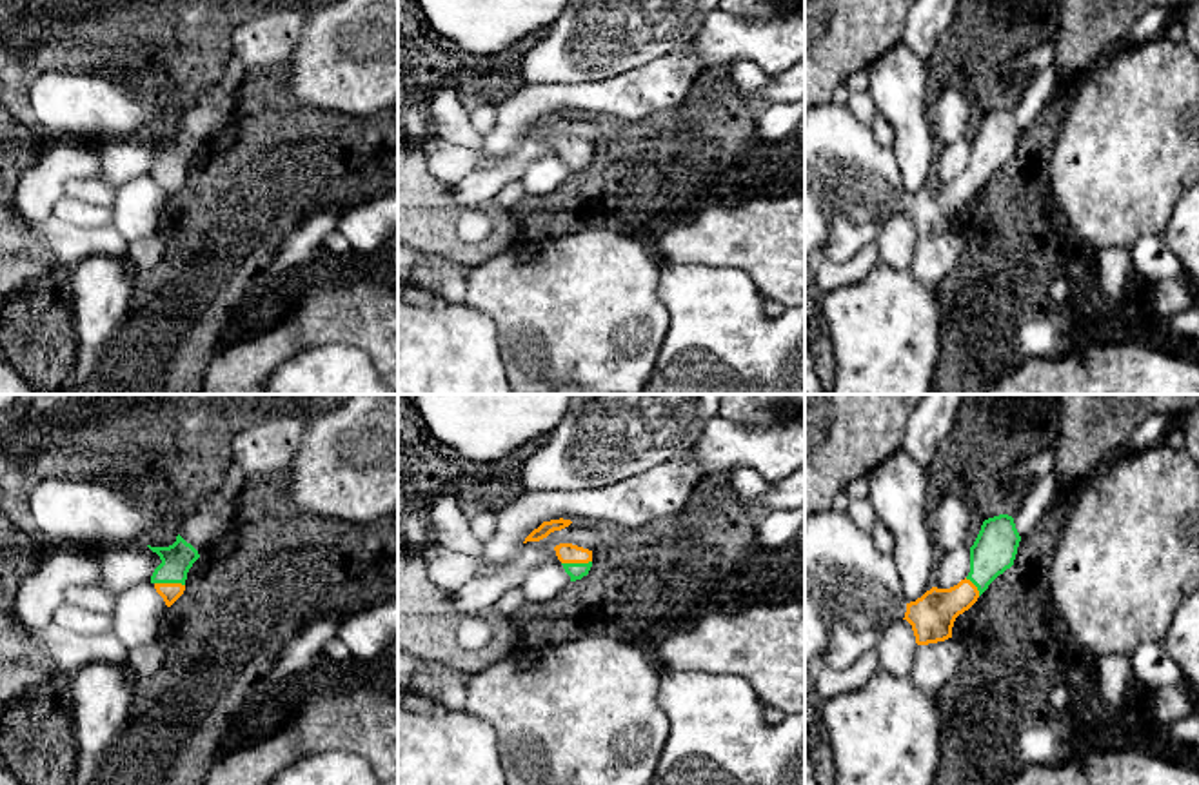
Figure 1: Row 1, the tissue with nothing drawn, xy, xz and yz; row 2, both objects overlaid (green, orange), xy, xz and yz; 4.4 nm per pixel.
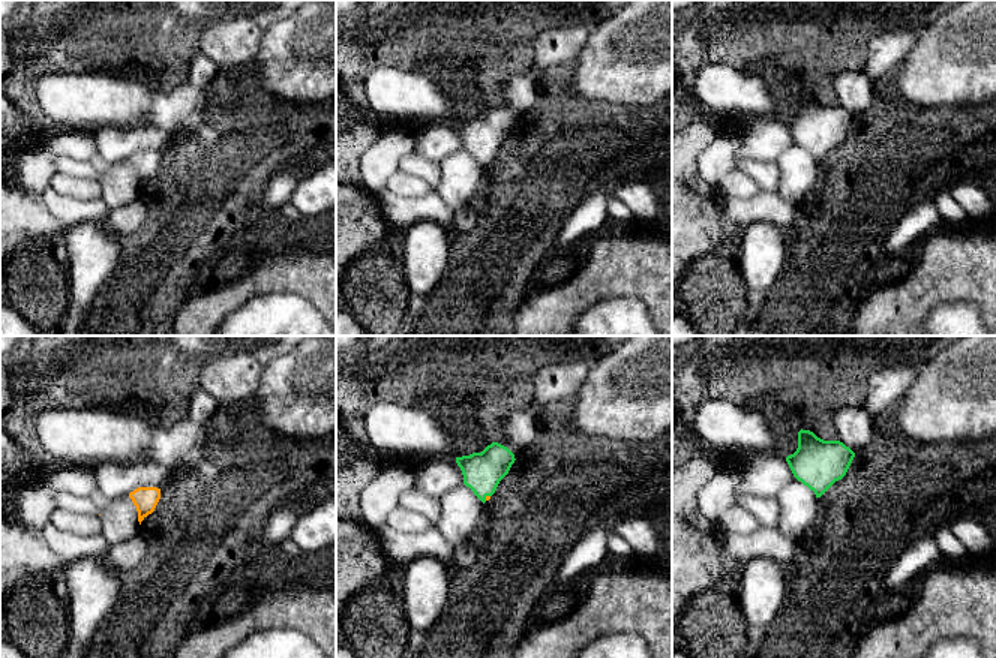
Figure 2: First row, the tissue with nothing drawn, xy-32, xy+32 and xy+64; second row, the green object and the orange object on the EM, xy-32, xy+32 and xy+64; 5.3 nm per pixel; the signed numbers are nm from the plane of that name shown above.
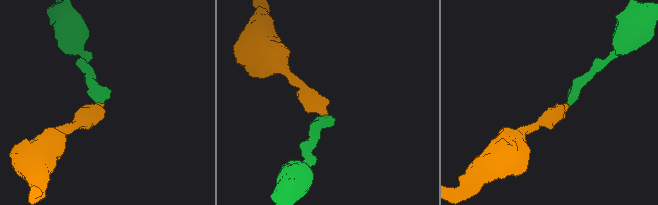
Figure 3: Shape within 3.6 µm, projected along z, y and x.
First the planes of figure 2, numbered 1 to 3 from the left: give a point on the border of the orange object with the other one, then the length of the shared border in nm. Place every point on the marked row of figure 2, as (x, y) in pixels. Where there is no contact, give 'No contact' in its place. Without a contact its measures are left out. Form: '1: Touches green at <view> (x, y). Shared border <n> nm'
1: No contact
2: Touches green at xy+32 (485, 498). Shared border 40 nm
3: No contact

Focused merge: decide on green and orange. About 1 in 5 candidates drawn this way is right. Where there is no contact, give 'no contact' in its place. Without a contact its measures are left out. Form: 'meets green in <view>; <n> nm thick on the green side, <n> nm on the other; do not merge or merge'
meets green in xy; 140 nm thick on the green side, 80 nm on the other; merge

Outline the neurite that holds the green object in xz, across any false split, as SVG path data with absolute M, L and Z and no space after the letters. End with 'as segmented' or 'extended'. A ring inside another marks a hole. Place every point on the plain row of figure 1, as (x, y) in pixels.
M560 136L554 144L565 165L570 169L570 174L581 173L589 167L592 160L592 144L572 136Z; extended

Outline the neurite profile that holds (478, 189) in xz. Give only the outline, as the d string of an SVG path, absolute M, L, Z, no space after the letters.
M570 116L561 124L550 125L540 134L527 134L498 165L478 167L454 184L454 198L465 209L487 209L507 184L525 176L534 160L558 151L554 140L560 136L572 136L594 144L600 131L583 116Z

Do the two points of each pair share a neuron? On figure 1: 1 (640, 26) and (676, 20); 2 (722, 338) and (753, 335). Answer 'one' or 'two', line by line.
1: one
2: one

